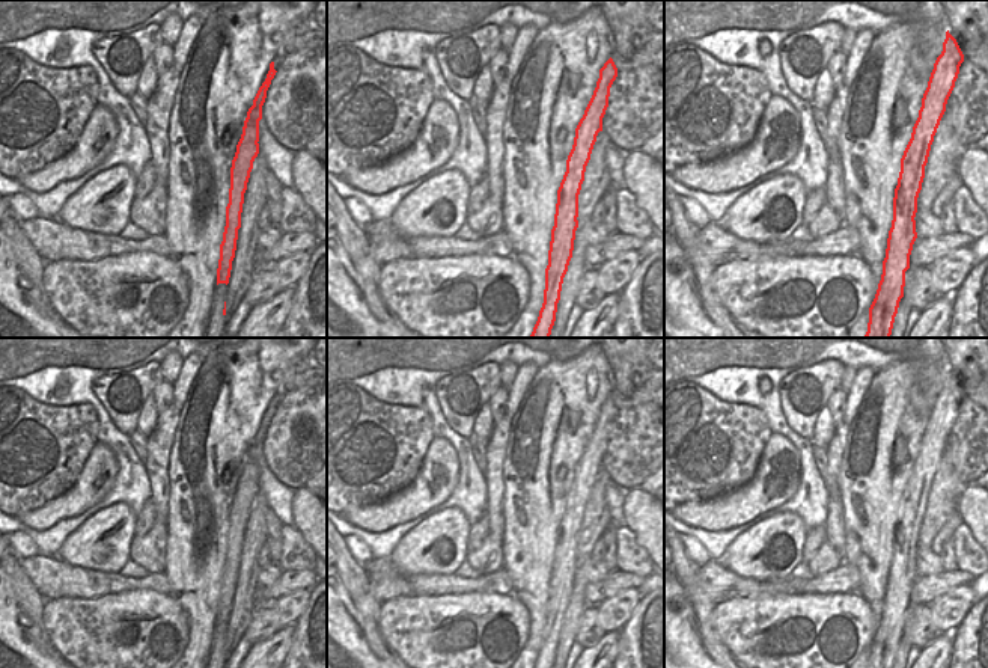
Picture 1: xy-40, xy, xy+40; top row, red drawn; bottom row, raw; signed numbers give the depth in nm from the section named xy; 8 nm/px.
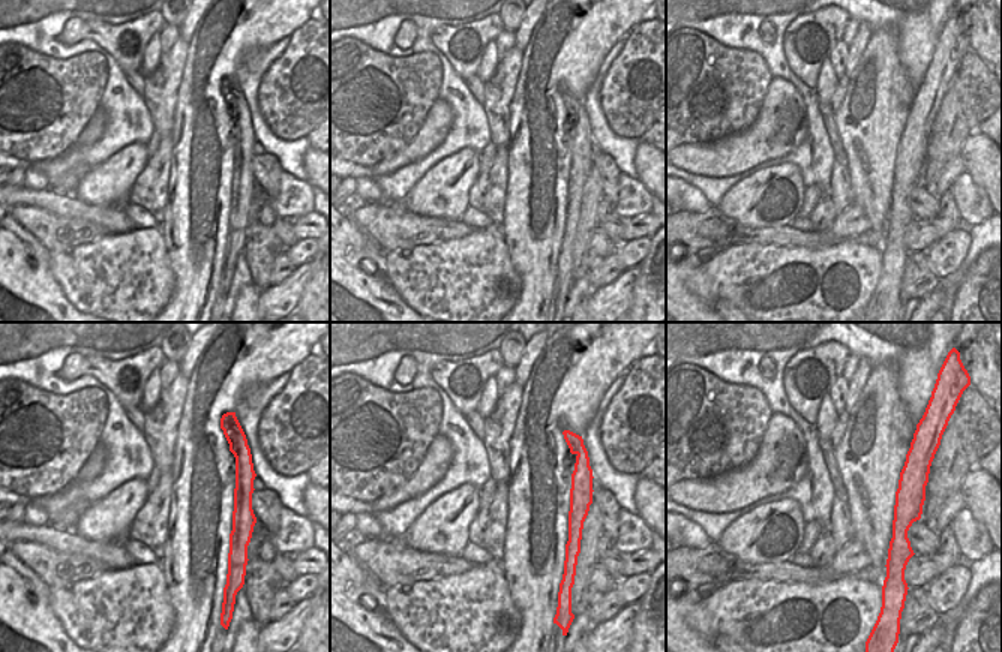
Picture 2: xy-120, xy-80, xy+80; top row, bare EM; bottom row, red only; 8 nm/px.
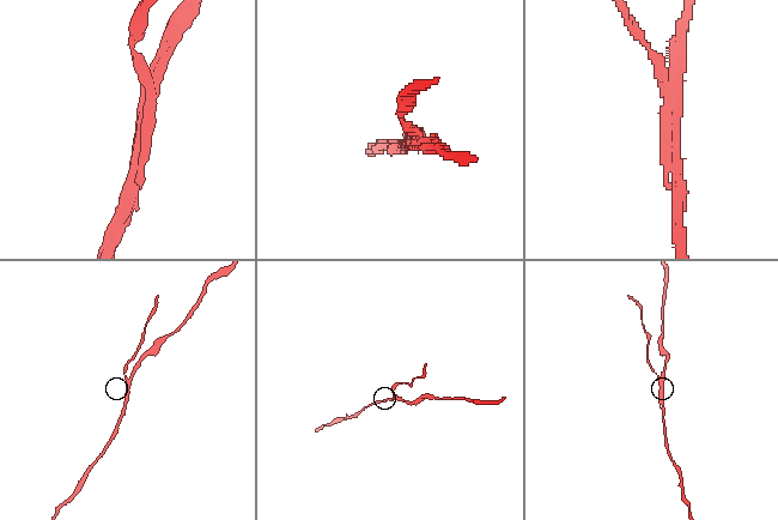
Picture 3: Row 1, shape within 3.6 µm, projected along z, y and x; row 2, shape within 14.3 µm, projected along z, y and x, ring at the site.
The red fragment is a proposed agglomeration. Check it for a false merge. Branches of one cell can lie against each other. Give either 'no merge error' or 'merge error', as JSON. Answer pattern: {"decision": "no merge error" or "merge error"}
{"decision": "merge error"}

